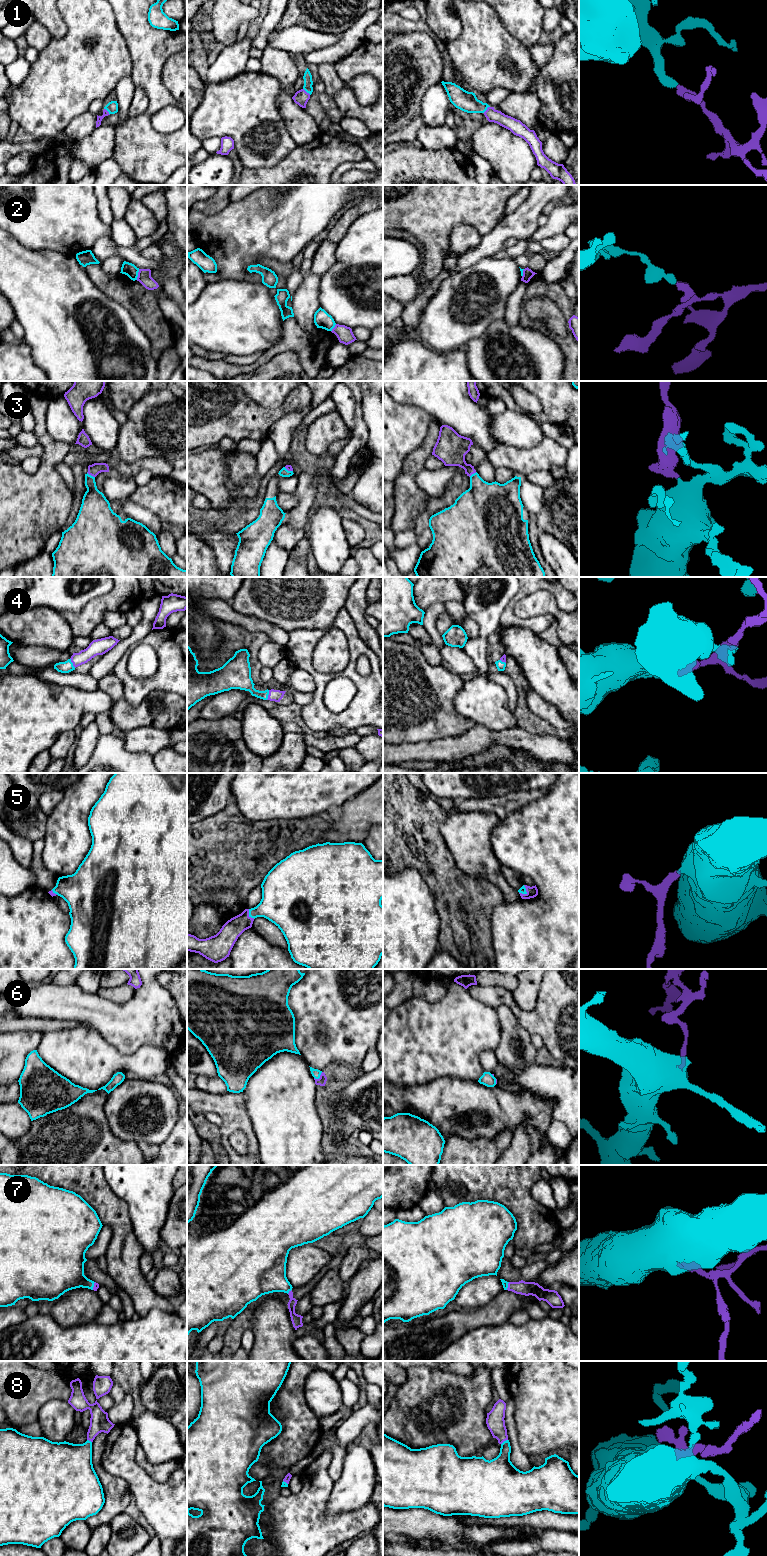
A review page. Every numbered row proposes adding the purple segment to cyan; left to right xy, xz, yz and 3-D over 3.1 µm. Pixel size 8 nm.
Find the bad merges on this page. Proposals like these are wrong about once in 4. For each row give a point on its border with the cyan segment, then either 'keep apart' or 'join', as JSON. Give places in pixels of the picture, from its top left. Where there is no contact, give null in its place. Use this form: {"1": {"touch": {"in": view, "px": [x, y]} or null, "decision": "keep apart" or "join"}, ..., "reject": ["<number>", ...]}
{"1": {"touch": {"in": "xz", "px": [307, 92]}, "decision": "join"}, "2": {"touch": {"in": "xy", "px": [137, 274]}, "decision": "keep apart"}, "3": {"touch": {"in": "xy", "px": [90, 475]}, "decision": "join"}, "4": {"touch": {"in": "xz", "px": [268, 694]}, "decision": "join"}, "5": {"touch": {"in": "xz", "px": [249, 915]}, "decision": "join"}, "6": {"touch": {"in": "xz", "px": [319, 1077]}, "decision": "join"}, "7": {"touch": {"in": "xz", "px": [289, 1290]}, "decision": "join"}, "8": {"touch": {"in": "yz", "px": [504, 1441]}, "decision": "join"}, "reject": ["2"]}

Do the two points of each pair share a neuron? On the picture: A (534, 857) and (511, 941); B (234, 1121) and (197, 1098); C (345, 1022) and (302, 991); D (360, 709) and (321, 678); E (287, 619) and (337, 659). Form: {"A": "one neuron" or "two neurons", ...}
{"A": "one neuron", "B": "one neuron", "C": "one neuron", "D": "one neuron", "E": "one neuron"}

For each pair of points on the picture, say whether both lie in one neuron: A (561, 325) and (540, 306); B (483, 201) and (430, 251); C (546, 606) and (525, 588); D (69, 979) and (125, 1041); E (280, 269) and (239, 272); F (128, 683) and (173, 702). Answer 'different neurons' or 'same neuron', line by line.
A: same neuron
B: same neuron
C: different neurons
D: different neurons
E: different neurons
F: different neurons

